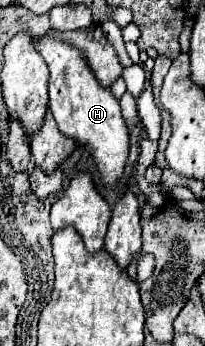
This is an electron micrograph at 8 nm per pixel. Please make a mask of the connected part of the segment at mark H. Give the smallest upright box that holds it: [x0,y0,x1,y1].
[36,29,128,185]

